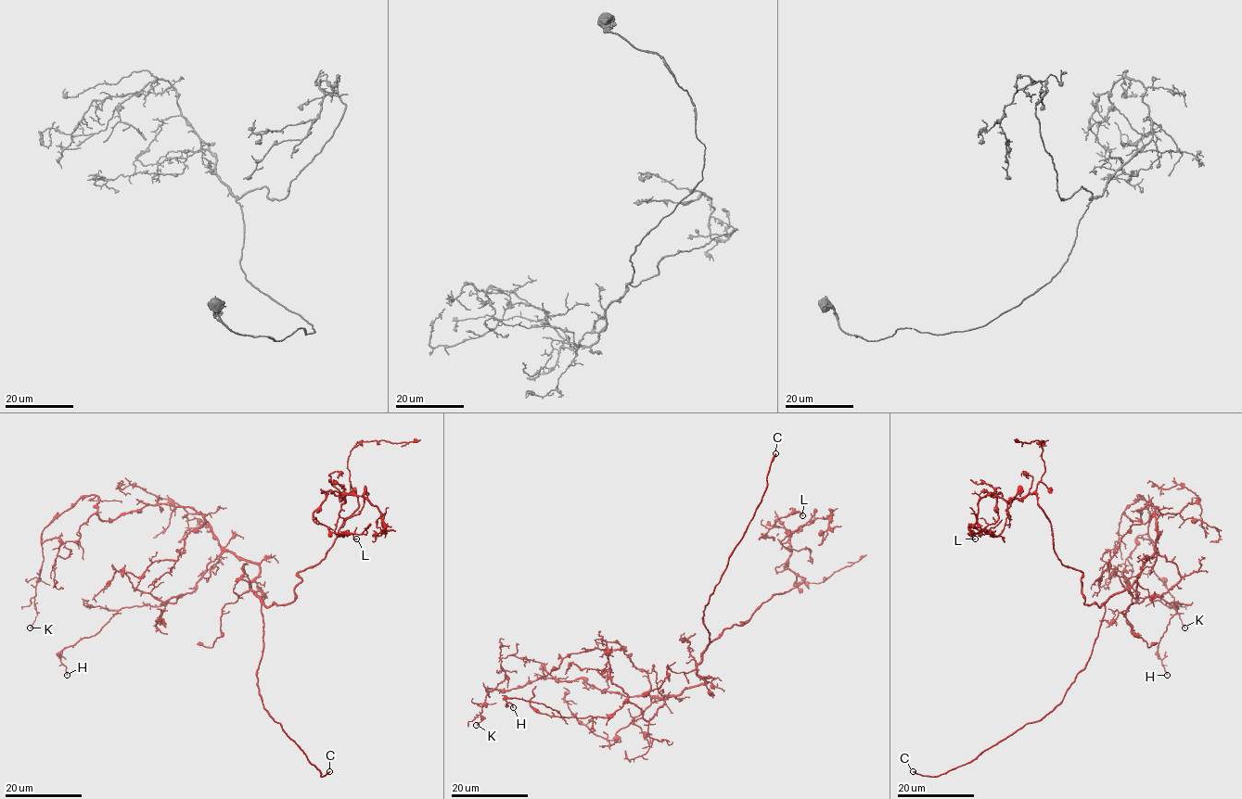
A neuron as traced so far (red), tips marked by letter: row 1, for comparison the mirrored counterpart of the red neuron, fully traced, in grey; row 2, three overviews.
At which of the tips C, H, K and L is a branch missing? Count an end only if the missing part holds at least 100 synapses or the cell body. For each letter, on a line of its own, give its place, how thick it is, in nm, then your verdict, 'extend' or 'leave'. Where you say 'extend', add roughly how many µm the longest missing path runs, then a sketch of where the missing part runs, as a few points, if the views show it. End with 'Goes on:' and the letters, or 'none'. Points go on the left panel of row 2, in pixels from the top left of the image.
C: (329, 771) | 200 nm | extend | 35 µm | (329, 771), (321, 787), (282, 787), (274, 790), (274, 787)
H: (67, 675) | 110 nm | leave
K: (30, 627) | 120 nm | leave
L: (356, 539) | 130 nm | leave
Goes on: C

